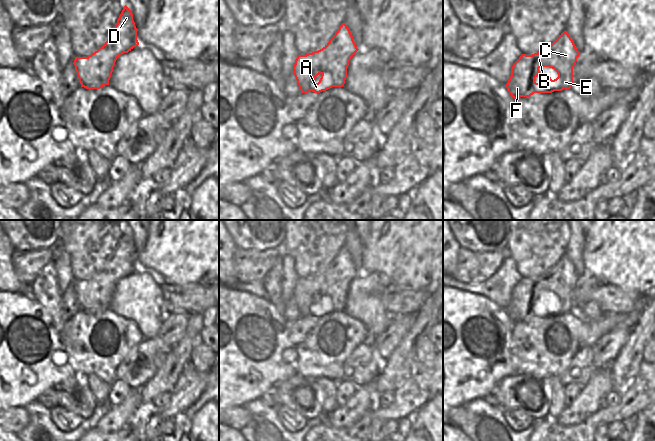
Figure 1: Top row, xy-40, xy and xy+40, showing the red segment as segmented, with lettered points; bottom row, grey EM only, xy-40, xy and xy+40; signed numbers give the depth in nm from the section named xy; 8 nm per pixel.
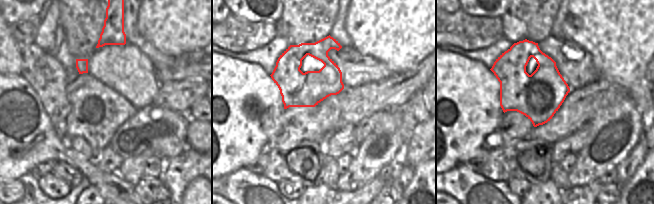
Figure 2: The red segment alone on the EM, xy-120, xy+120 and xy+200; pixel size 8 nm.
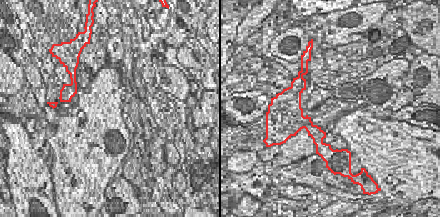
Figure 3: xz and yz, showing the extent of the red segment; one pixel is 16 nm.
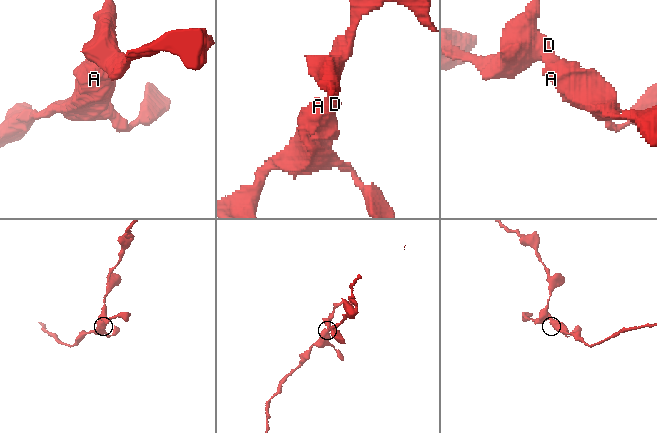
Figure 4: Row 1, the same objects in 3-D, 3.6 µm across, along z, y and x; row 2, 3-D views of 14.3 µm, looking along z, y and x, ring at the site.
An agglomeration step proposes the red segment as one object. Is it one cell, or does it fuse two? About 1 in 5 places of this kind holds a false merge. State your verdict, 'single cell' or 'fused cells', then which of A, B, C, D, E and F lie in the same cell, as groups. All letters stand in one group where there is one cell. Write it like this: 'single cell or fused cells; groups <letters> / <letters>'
single cell; groups A B C D E F

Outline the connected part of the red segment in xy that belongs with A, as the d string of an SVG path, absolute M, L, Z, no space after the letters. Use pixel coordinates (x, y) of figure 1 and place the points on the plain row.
M342 247L322 273L298 279L292 294L301 317L343 311L349 286L358 274L349 252Z

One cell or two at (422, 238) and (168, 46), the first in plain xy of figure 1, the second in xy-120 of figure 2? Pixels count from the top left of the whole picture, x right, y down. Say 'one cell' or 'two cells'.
one cell

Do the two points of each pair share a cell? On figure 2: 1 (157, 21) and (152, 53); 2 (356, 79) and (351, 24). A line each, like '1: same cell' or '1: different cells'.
1: different cells
2: different cells

